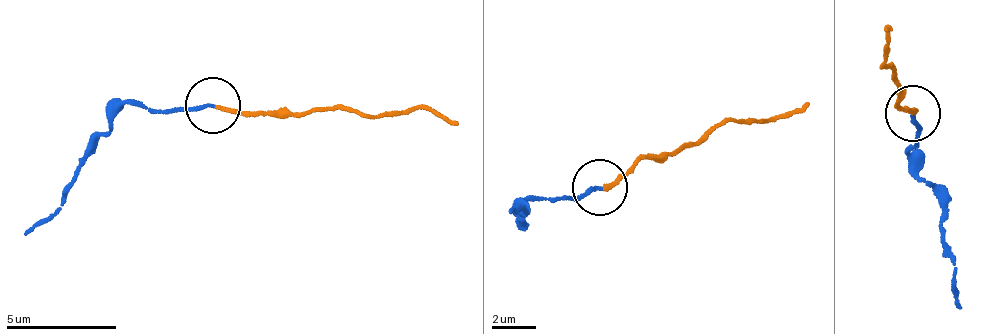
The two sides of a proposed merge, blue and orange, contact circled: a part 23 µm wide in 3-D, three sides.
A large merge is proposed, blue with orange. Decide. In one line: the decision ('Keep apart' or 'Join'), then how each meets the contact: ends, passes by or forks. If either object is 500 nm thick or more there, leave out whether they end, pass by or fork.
Join. At the ring blue ends. At the ring orange ends

